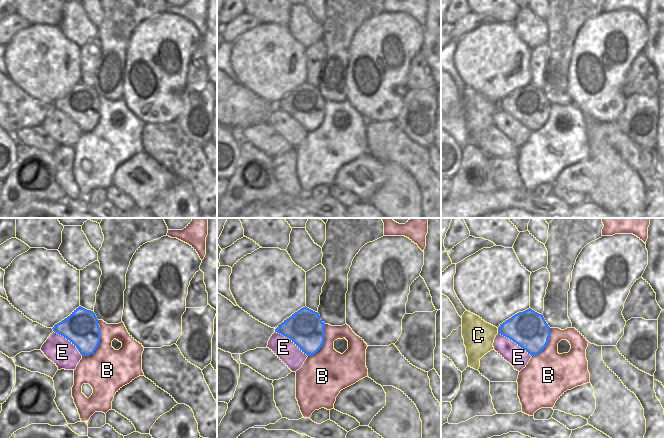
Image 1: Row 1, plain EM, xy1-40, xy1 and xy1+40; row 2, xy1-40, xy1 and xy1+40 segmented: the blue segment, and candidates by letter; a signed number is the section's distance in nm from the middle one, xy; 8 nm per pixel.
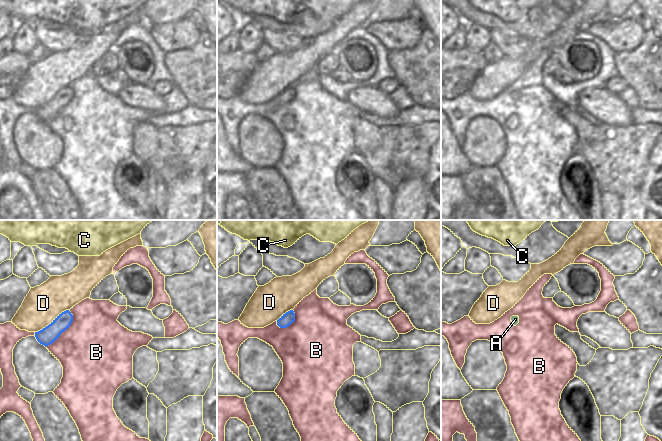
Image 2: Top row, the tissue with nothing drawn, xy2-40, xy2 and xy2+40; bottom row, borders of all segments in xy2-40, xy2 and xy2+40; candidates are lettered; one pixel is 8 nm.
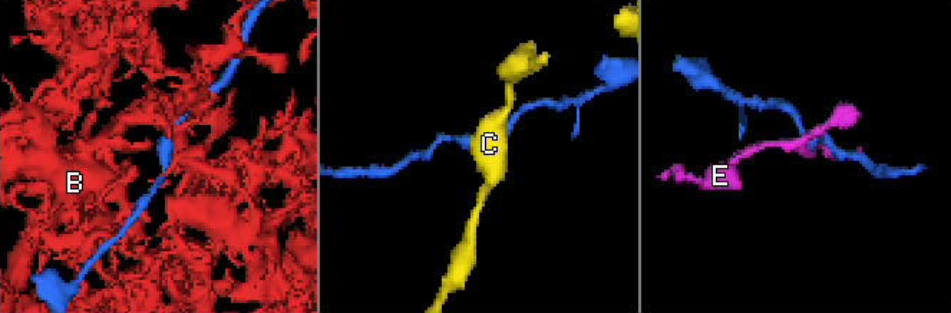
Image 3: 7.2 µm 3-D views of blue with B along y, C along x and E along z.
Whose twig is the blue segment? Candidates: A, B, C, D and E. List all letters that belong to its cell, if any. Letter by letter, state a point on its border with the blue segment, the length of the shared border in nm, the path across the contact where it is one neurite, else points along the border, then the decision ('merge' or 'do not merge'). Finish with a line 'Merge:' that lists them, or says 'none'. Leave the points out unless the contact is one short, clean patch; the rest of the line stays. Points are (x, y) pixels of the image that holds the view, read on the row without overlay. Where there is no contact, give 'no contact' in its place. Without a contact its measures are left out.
A: no contact; merge
B: contact xy2-40 (64, 106); length 360 nm; do not merge
C: contact xy1+40 (498, 107); length 50 nm; do not merge
D: contact xy2-40 (51, 98); length 320 nm; do not merge
E: contact xy1 (291, 115); length 340 nm; do not merge
Merge: A

